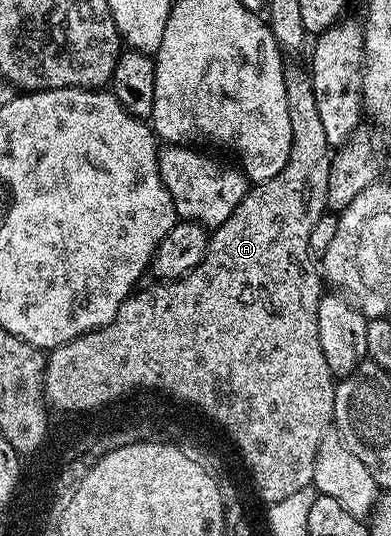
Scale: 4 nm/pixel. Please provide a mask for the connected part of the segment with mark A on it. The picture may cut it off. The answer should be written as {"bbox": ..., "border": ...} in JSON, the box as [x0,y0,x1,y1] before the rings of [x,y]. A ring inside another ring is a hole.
{"bbox":[43,65,337,505],"border":[[[289,65],[284,68],[283,76],[285,77],[285,93],[289,101],[289,125],[293,133],[291,152],[285,169],[281,169],[277,177],[269,177],[269,181],[254,184],[248,190],[246,197],[237,205],[237,209],[229,213],[229,221],[225,221],[210,232],[205,257],[190,273],[179,279],[157,281],[145,292],[134,292],[128,295],[127,300],[117,309],[117,317],[113,317],[109,325],[98,327],[95,331],[85,333],[73,341],[62,343],[60,347],[54,348],[47,355],[47,371],[43,374],[44,393],[49,393],[56,403],[64,407],[91,407],[92,404],[111,399],[111,396],[119,395],[119,392],[127,391],[128,388],[138,384],[167,388],[167,391],[176,392],[178,396],[195,399],[195,403],[203,403],[203,407],[207,407],[211,415],[219,415],[219,419],[223,419],[223,423],[227,423],[227,427],[235,431],[235,438],[239,439],[239,443],[243,443],[243,450],[247,451],[247,459],[251,460],[251,466],[257,473],[253,478],[253,491],[256,491],[267,505],[281,501],[281,497],[290,497],[291,494],[312,486],[315,458],[320,445],[323,444],[324,435],[328,434],[333,423],[333,397],[337,382],[336,376],[332,375],[329,369],[329,361],[325,361],[325,353],[321,353],[321,337],[317,333],[317,309],[325,294],[325,283],[321,278],[321,271],[316,260],[315,263],[311,260],[311,234],[314,233],[323,211],[328,210],[327,186],[333,148],[329,145],[329,141],[325,141],[325,128],[321,126],[321,113],[317,113],[317,101],[313,97],[313,85],[308,68]],[[169,297],[173,299],[171,305],[175,307],[187,301],[195,301],[195,307],[197,305],[201,307],[203,321],[199,323],[199,327],[195,327],[195,333],[193,329],[191,333],[183,333],[183,329],[179,329],[181,333],[171,333],[171,331],[165,333],[165,305],[169,307]]]}

